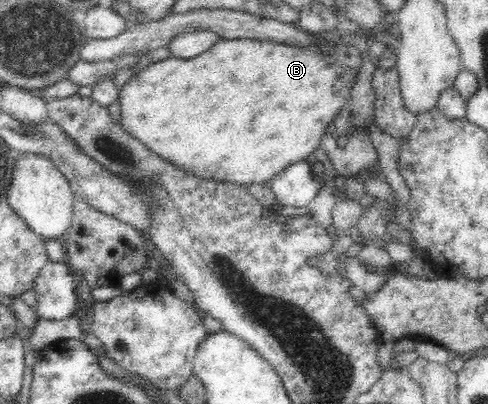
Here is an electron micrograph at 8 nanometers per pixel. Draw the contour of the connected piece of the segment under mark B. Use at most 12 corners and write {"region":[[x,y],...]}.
{"region":[[218,39],[121,87],[183,172],[265,184],[350,100],[355,46]]}

